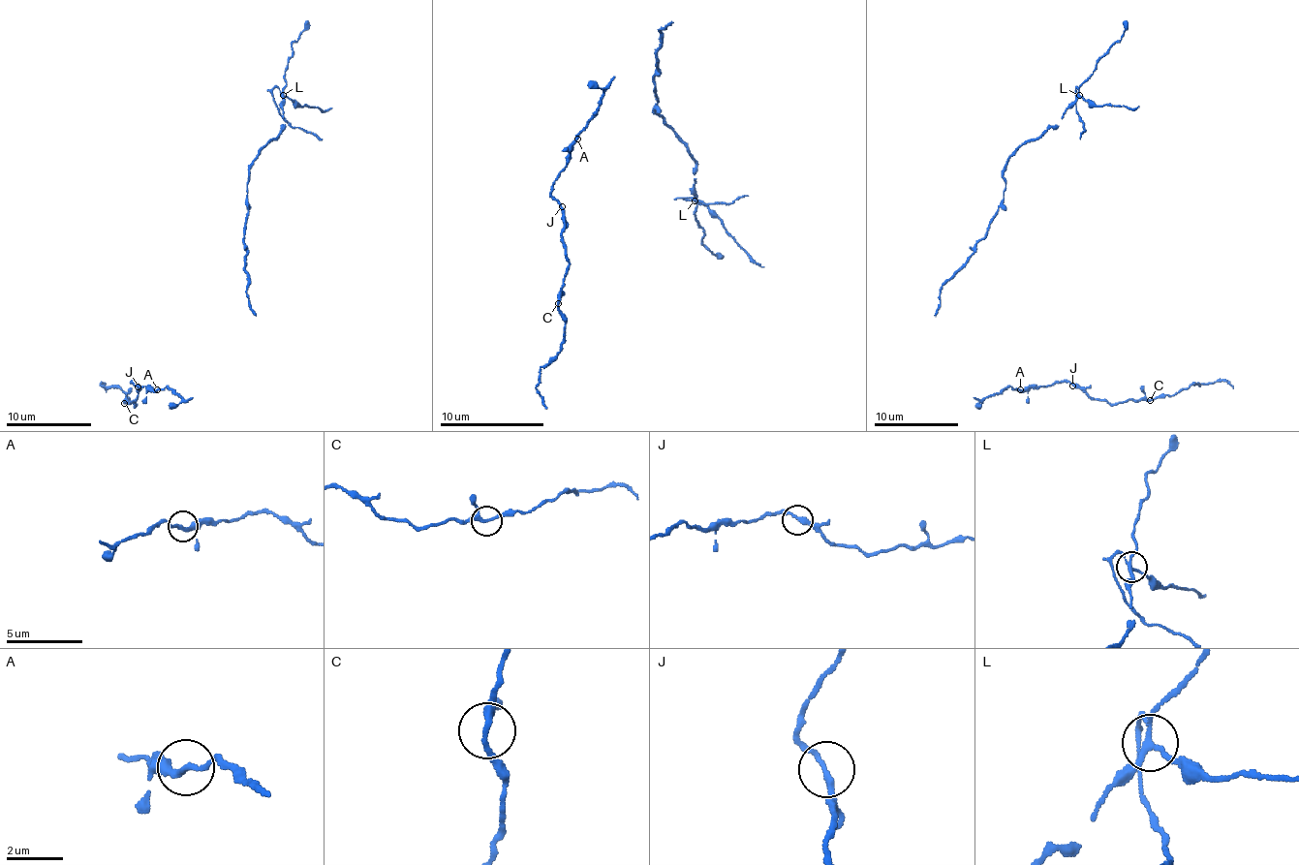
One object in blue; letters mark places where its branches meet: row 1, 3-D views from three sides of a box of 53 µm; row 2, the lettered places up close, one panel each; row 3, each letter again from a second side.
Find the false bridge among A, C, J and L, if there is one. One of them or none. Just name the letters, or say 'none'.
L

